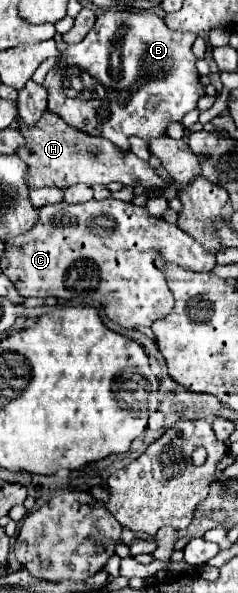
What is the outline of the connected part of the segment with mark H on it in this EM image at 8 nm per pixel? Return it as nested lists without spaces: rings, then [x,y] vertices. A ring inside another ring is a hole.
[[[46,110],[34,128],[20,128],[26,146],[20,148],[16,154],[28,164],[28,182],[32,186],[74,186],[74,184],[110,184],[120,182],[122,186],[142,186],[142,188],[168,188],[170,182],[162,180],[148,162],[140,160],[132,152],[120,154],[114,144],[104,138],[92,138],[78,130],[72,130],[62,118],[54,116],[54,112]],[[40,122],[46,122],[42,128]]]

